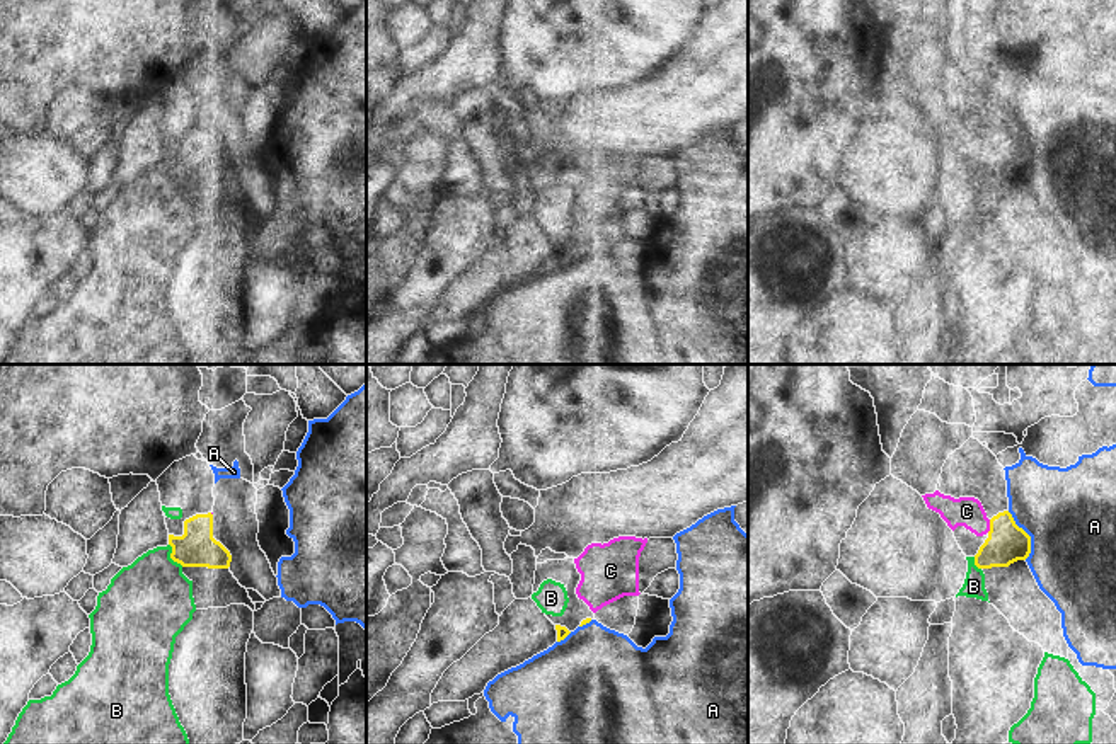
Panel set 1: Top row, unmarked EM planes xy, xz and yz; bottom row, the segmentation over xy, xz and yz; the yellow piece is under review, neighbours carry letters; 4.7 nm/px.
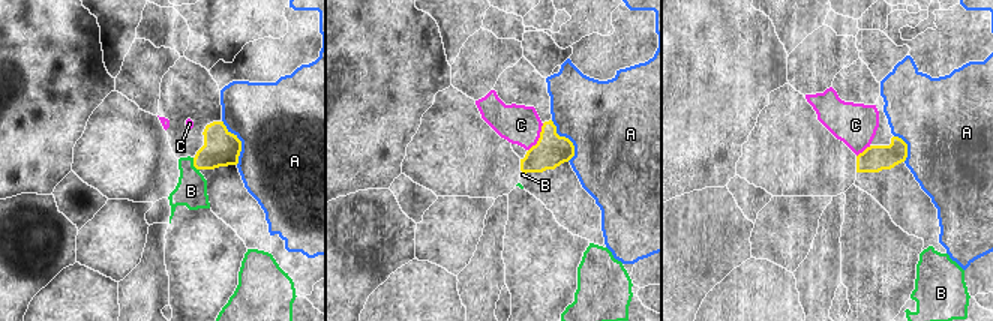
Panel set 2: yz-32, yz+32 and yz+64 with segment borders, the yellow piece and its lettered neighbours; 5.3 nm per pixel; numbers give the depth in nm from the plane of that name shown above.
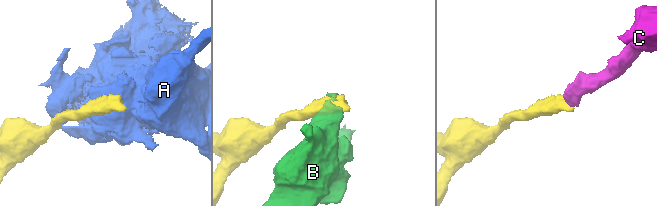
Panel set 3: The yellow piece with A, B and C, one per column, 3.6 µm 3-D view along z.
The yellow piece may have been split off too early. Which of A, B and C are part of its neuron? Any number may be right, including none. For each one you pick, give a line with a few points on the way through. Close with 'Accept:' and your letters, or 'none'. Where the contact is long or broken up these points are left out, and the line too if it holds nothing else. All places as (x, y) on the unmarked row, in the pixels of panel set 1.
C: runs through yz (1006, 162), (990, 145), (980, 143), (966, 130)
Accept: C

